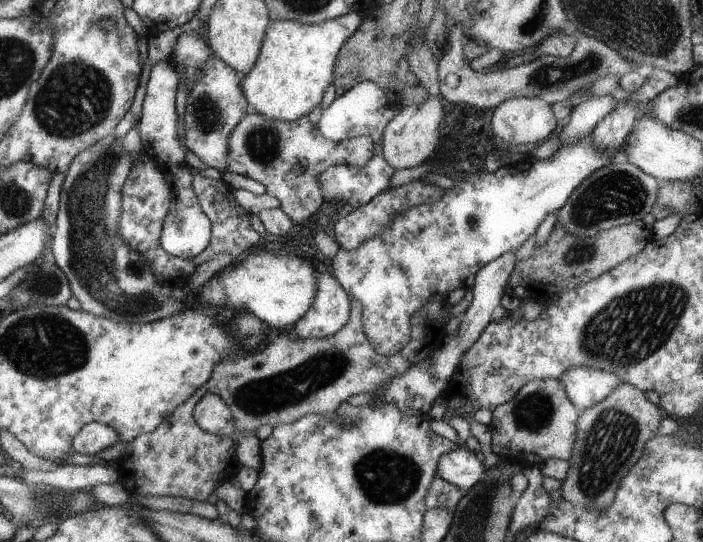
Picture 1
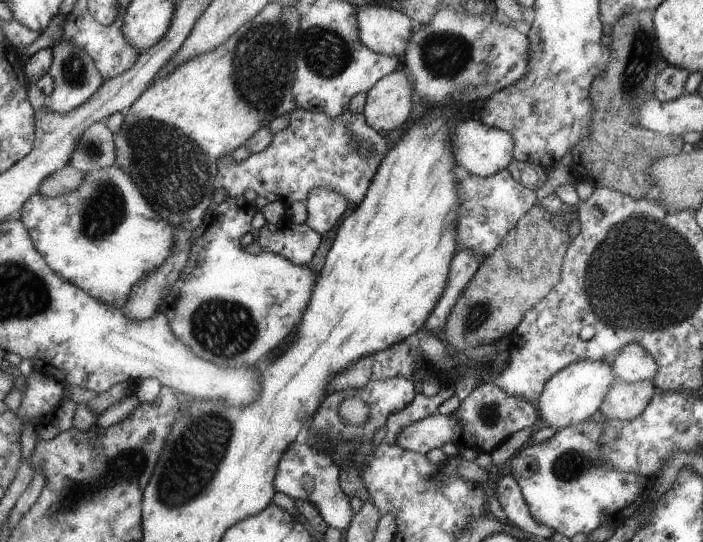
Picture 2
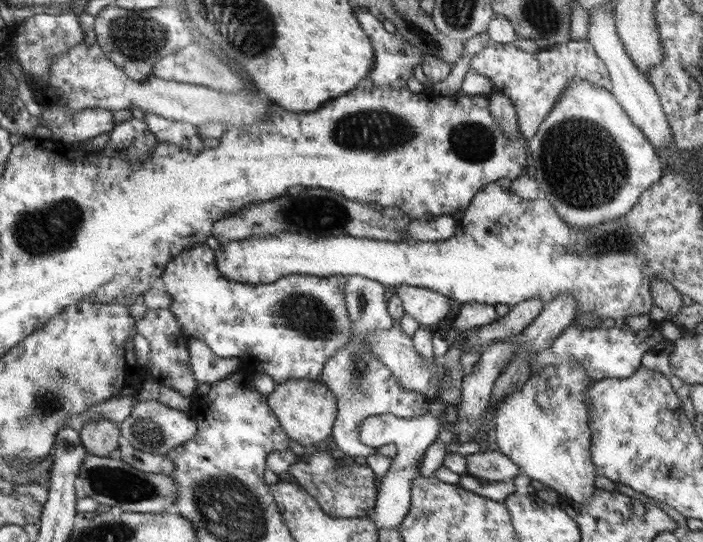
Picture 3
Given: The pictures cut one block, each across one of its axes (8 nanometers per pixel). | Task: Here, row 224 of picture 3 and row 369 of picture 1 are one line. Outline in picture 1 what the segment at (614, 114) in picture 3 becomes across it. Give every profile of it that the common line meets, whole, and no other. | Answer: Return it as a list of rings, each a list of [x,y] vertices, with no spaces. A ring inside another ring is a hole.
[[[570,366],[560,380],[568,399],[580,411],[596,406],[622,384],[620,376],[588,366]]]

